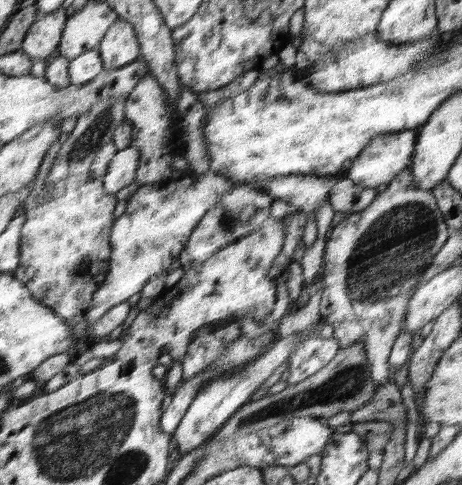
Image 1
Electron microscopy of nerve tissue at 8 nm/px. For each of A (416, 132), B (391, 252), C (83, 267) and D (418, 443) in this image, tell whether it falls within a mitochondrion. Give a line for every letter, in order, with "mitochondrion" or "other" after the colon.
A: other
B: mitochondrion
C: mitochondrion
D: other

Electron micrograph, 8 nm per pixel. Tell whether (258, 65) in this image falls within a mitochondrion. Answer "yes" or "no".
no

